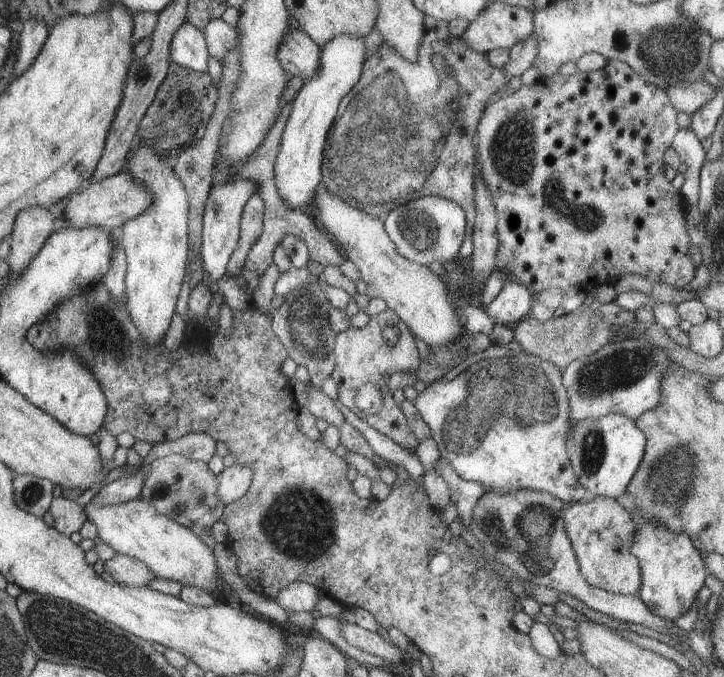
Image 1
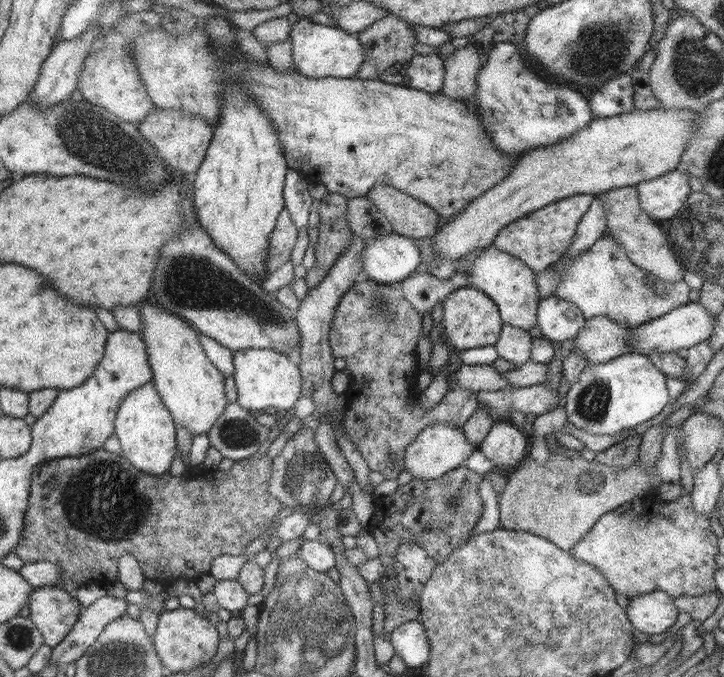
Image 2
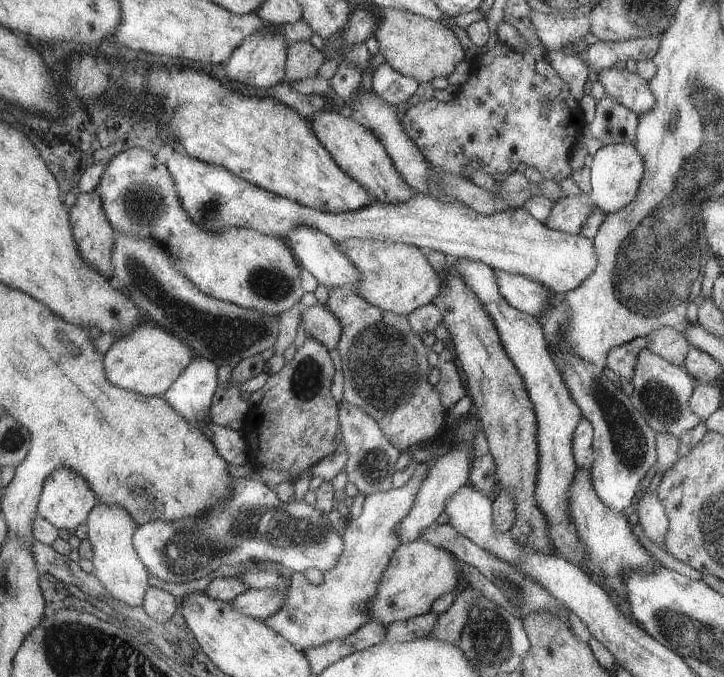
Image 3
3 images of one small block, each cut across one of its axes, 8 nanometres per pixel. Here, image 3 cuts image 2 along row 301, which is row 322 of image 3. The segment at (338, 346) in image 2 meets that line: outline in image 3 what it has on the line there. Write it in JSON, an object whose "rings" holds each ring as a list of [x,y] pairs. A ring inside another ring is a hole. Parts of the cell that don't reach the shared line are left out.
{"rings":[[[348,287],[329,288],[326,307],[341,325],[339,342],[336,344],[342,368],[342,400],[357,406],[372,418],[387,442],[398,451],[424,446],[440,437],[449,420],[443,408],[435,386],[427,381],[429,366],[427,364],[428,347],[422,344],[419,334],[409,328],[407,315],[382,311],[365,302],[353,289]]]}

